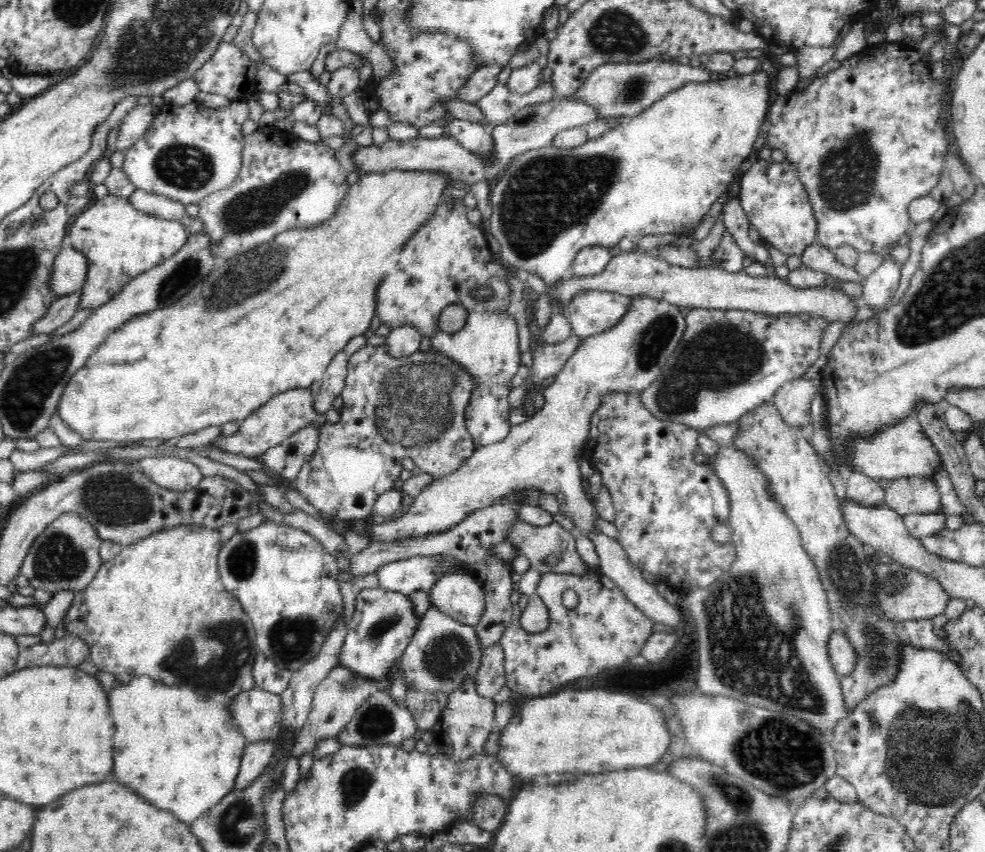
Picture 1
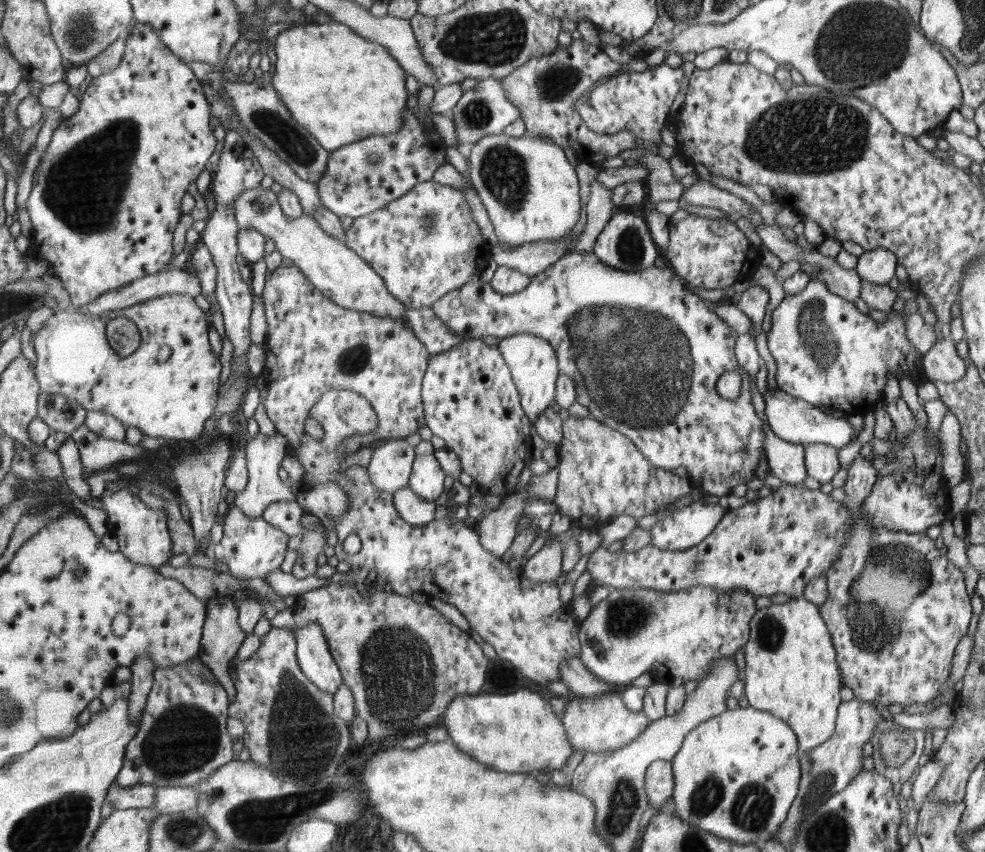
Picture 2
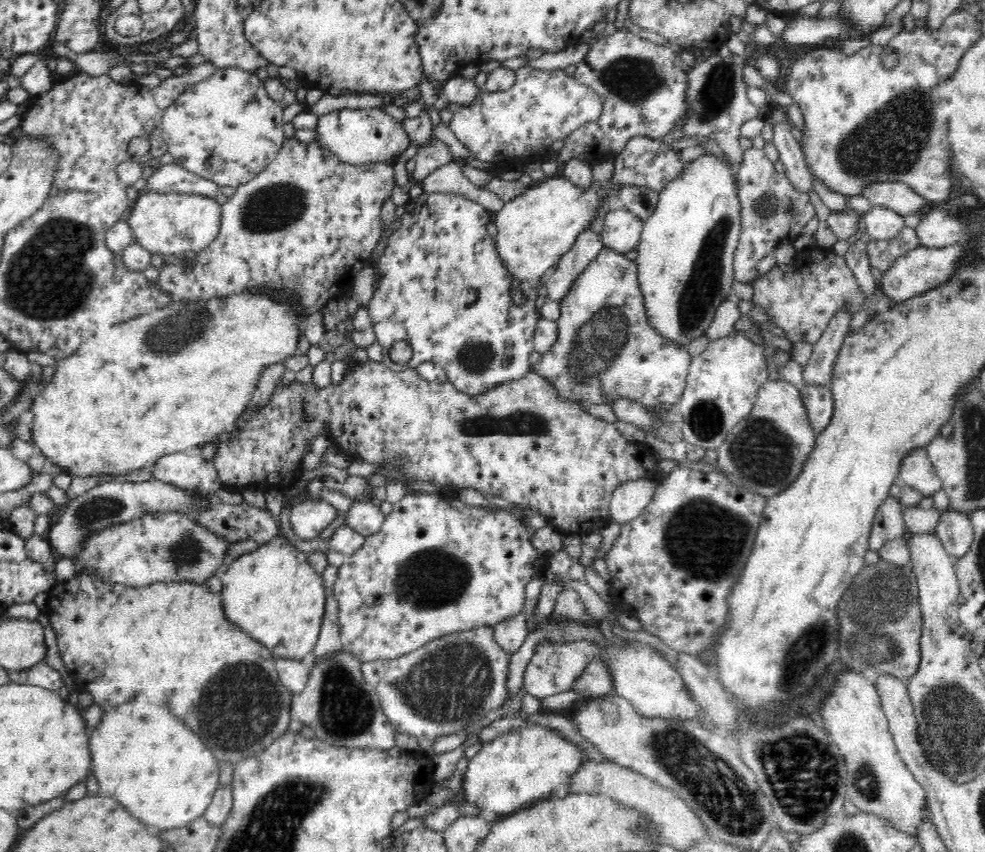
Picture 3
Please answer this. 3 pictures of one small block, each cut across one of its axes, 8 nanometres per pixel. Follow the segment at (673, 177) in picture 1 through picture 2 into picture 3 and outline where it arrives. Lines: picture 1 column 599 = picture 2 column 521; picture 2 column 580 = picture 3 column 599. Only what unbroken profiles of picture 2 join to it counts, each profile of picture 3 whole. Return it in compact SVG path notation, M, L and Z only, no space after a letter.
M550 178L526 189L492 215L498 229L495 237L498 257L516 280L538 283L554 270L564 254L572 249L580 233L596 220L600 200L596 188L584 192L579 185L564 178Z

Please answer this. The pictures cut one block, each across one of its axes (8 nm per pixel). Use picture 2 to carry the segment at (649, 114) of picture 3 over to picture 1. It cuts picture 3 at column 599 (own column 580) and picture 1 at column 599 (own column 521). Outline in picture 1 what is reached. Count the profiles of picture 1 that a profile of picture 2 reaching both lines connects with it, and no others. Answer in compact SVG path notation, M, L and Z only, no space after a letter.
M670 58L647 59L643 63L608 63L588 76L583 86L572 95L582 97L599 111L600 118L621 117L625 120L650 108L657 100L686 83L701 83L710 80L706 68L692 67L686 60L674 62Z

